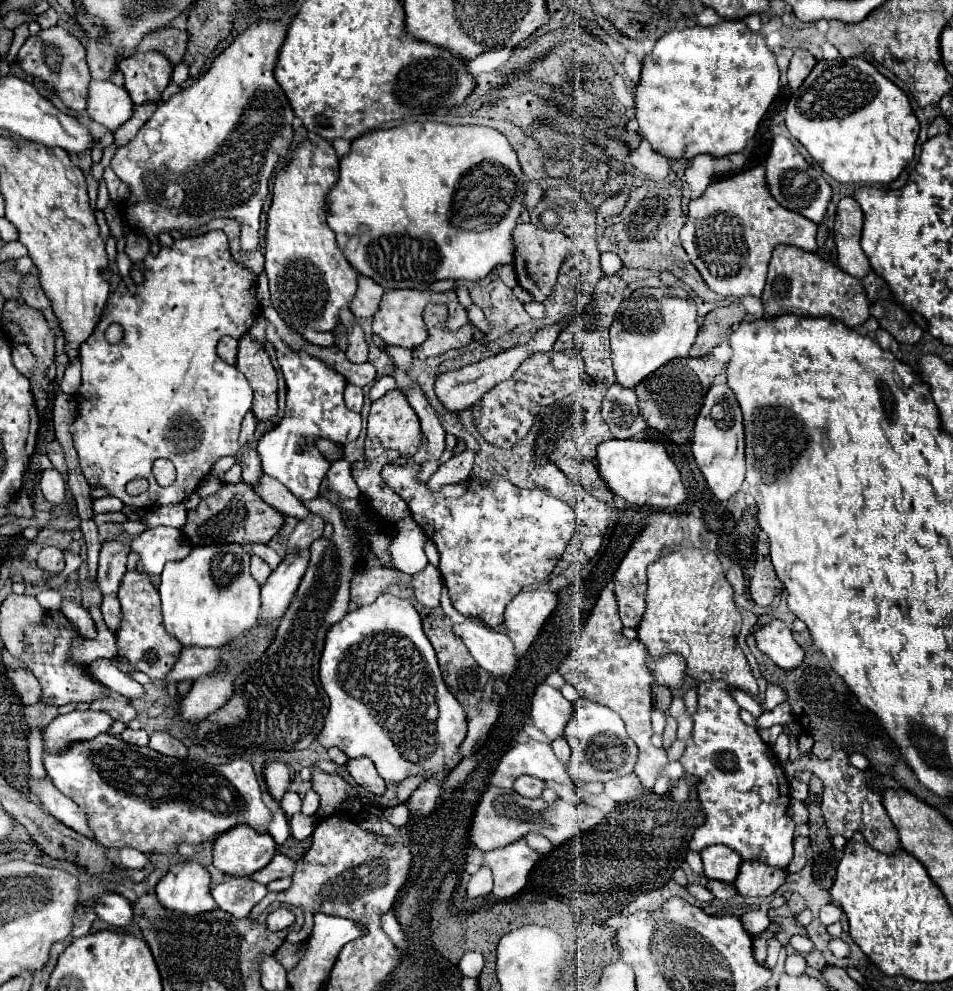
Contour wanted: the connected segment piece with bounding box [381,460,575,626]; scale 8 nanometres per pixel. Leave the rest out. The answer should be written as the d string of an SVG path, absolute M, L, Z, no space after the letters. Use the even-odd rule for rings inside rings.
M409 460L405 466L389 464L383 468L383 482L399 494L409 510L413 520L421 526L425 536L437 546L441 554L441 576L449 588L451 602L461 614L481 614L481 618L489 626L497 626L503 622L503 612L507 604L517 596L527 584L539 584L549 578L557 560L561 558L567 542L575 532L575 512L561 502L559 498L551 498L543 490L521 490L507 482L505 478L491 478L487 486L469 478L461 484L453 484L441 488L439 492L431 492L427 484L415 482L419 466Z

